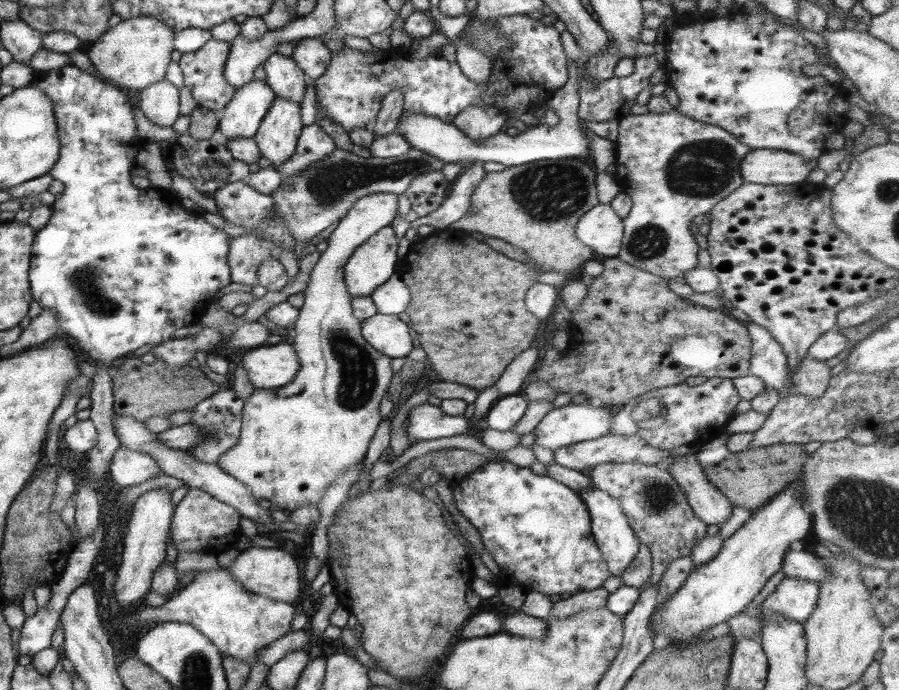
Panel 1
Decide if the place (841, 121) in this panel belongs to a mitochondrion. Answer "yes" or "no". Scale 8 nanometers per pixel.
no

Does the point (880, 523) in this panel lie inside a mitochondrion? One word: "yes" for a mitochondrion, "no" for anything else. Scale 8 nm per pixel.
yes

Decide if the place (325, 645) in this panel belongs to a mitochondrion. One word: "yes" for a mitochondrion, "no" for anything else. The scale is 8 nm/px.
no

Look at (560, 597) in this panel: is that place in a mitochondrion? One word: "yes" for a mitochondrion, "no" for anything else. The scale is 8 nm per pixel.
no

